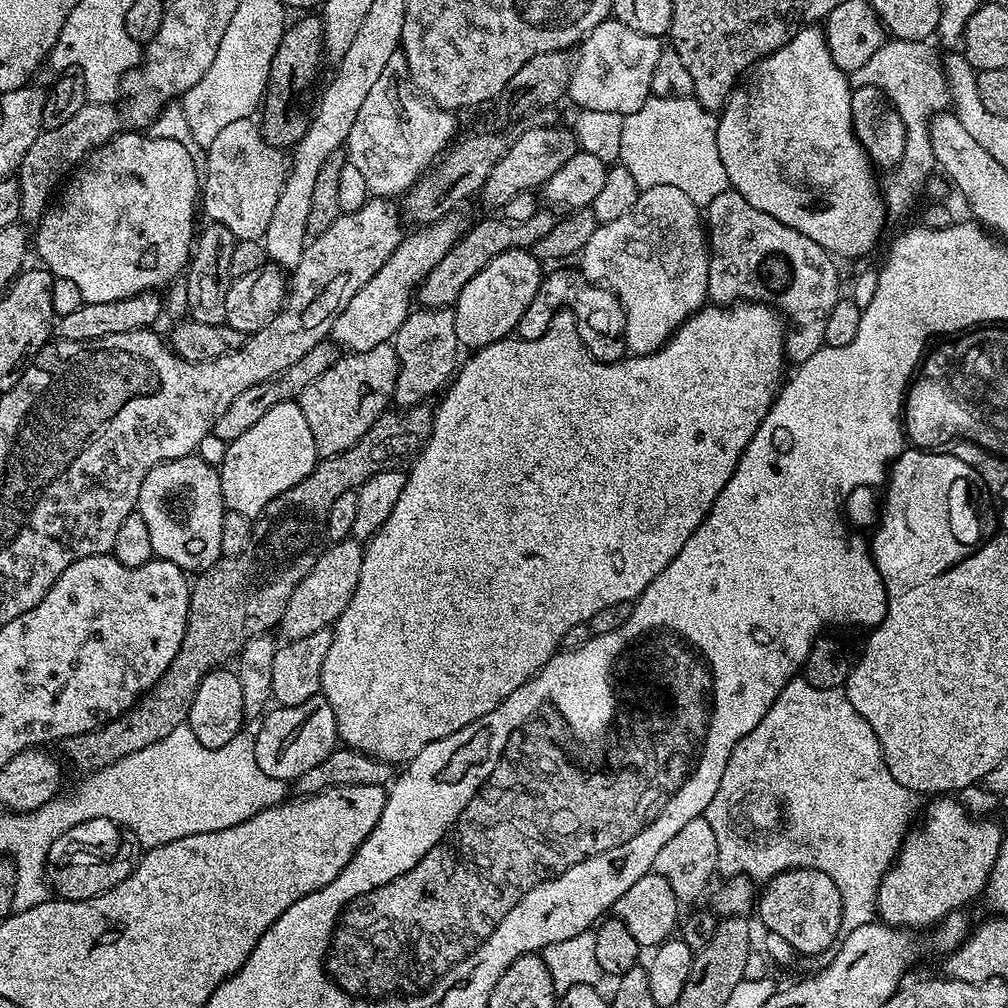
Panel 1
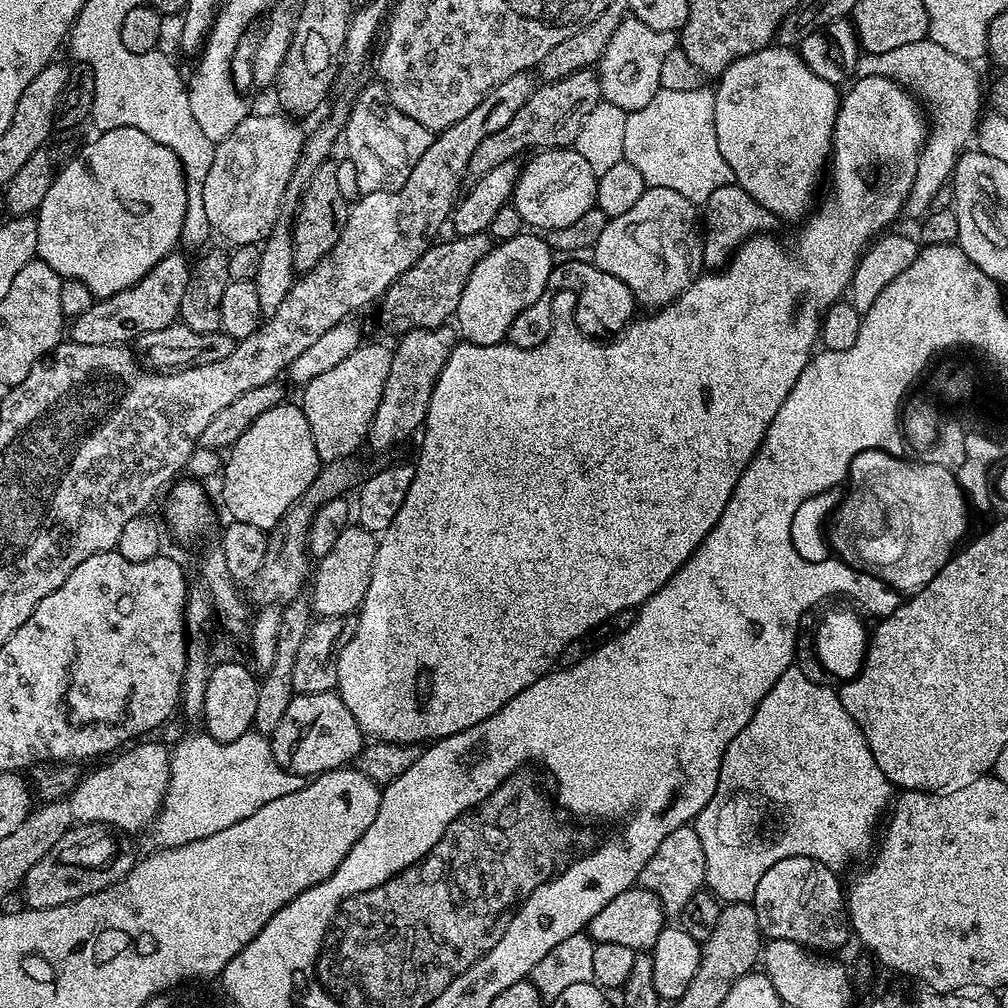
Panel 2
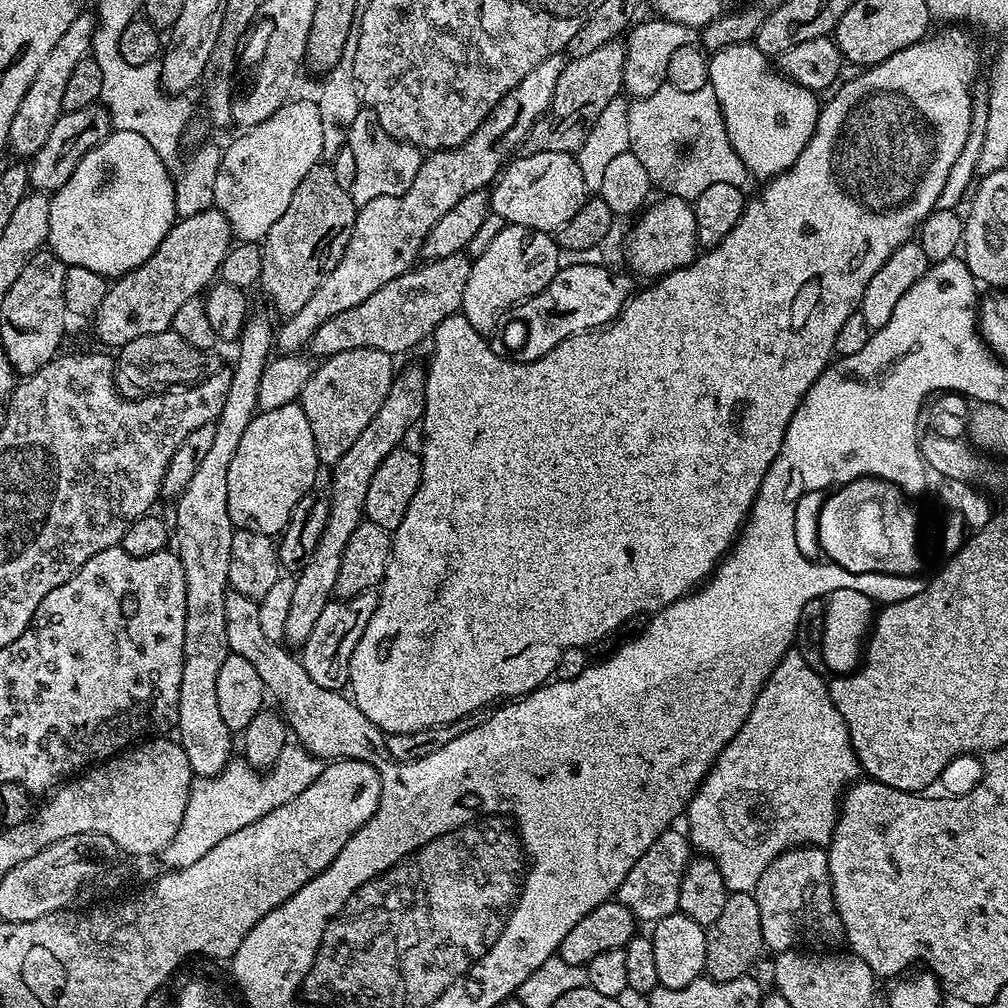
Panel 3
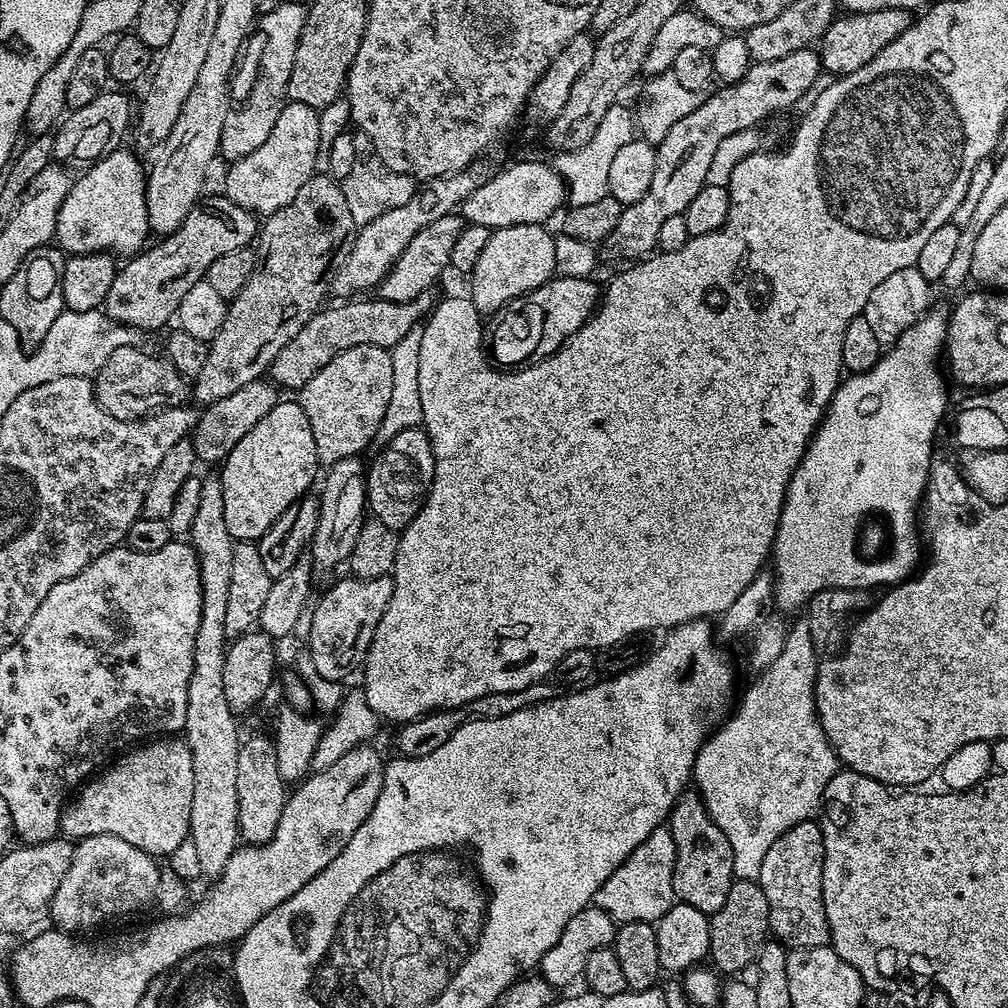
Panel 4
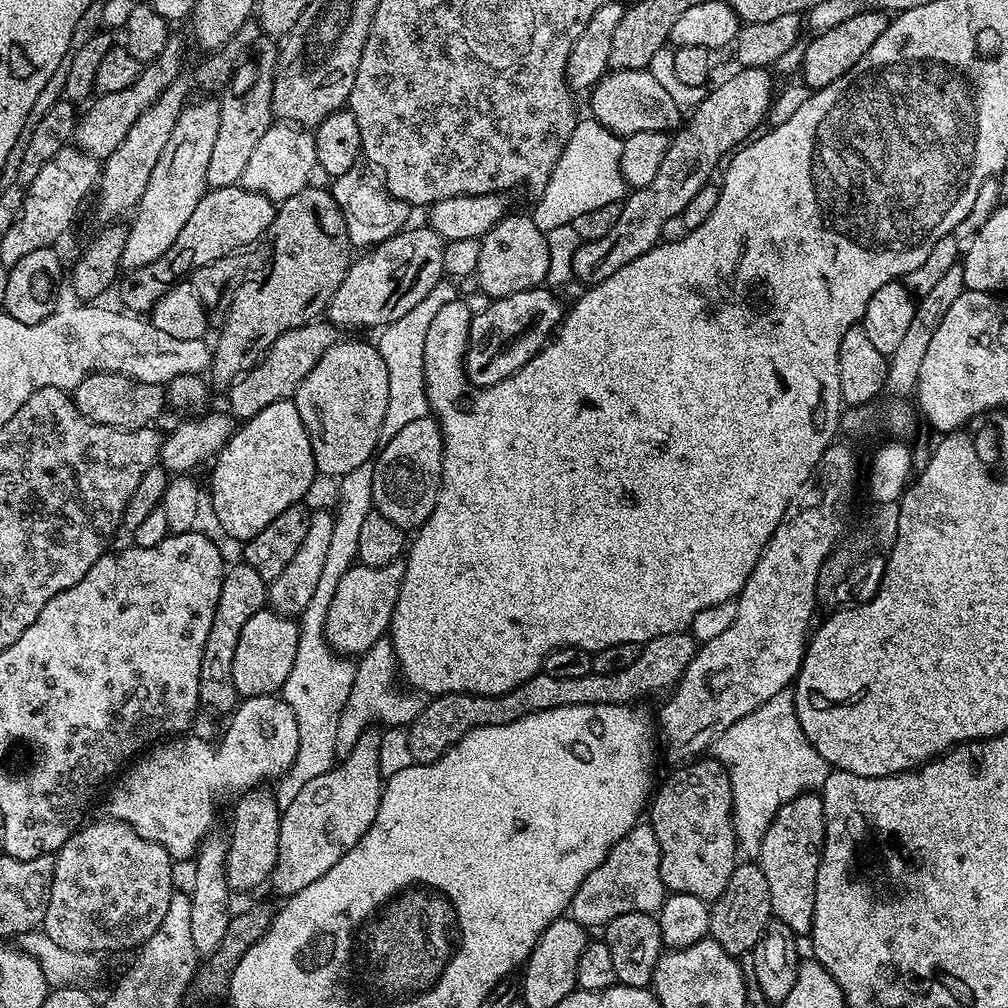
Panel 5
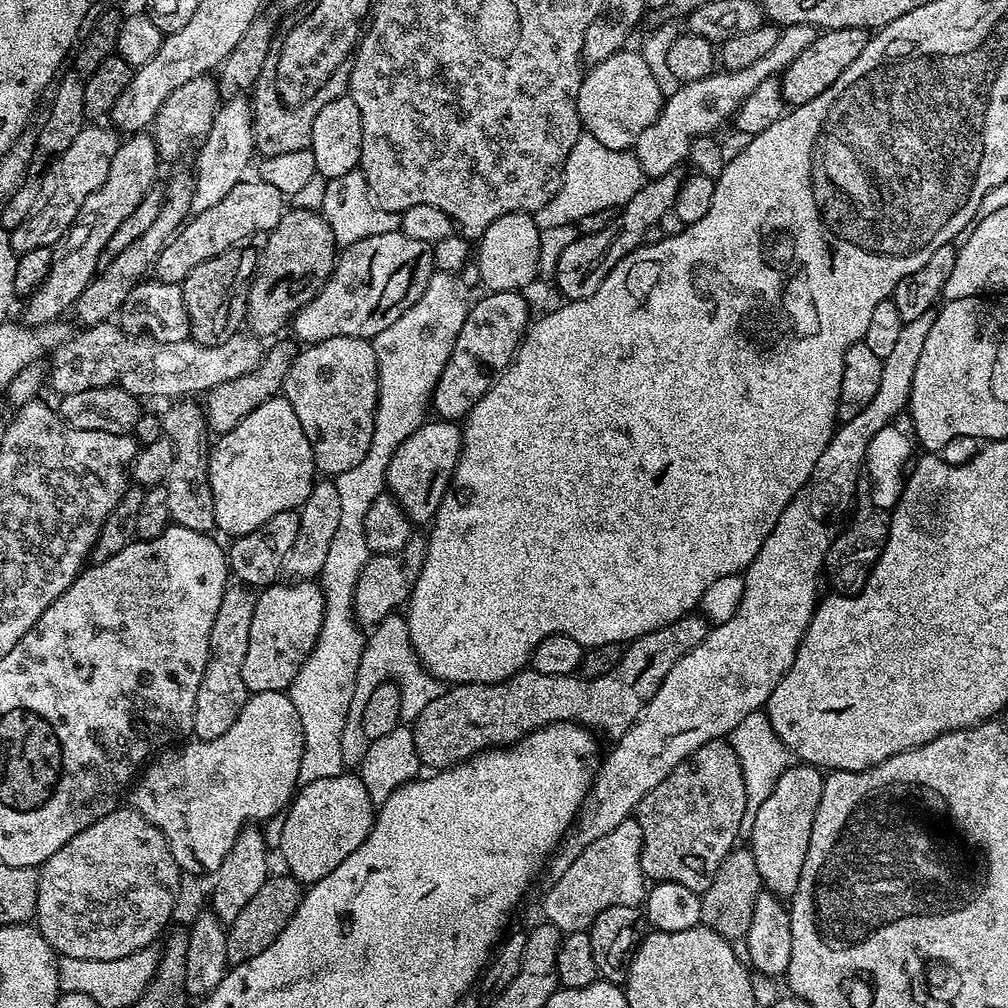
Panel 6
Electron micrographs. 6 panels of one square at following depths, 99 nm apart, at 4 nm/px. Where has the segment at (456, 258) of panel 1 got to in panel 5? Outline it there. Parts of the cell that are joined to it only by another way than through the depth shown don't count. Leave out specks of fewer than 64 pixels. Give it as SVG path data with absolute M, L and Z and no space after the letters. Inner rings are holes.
M331 322L320 323L303 324L294 330L286 330L286 334L282 334L278 342L270 346L270 350L249 372L245 372L227 385L226 408L237 421L250 419L254 414L266 410L266 406L274 406L274 402L295 397L298 386L304 381L306 374L310 374L310 370L318 366L318 358L322 358L322 354L326 354L326 350L330 350L330 346L337 343L337 325Z

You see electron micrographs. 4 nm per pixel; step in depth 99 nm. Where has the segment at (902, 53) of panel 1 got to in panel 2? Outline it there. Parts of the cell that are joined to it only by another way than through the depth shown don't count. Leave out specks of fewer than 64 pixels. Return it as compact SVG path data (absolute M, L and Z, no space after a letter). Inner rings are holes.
M930 39L908 42L879 54L861 53L853 77L856 80L886 77L898 81L927 102L938 112L938 128L929 131L921 149L914 186L904 204L905 217L921 219L935 203L934 198L942 186L951 179L960 153L969 145L979 125L982 111L982 88L977 68L971 61L958 58Z

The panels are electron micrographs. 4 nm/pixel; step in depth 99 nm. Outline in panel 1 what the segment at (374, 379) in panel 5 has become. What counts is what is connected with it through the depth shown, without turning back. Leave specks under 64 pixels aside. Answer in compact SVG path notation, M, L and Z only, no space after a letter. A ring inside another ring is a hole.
M391 343L374 346L374 350L341 355L326 374L314 378L314 382L302 390L298 403L302 414L306 414L310 434L314 434L317 457L337 456L358 443L389 407L397 378L398 358Z

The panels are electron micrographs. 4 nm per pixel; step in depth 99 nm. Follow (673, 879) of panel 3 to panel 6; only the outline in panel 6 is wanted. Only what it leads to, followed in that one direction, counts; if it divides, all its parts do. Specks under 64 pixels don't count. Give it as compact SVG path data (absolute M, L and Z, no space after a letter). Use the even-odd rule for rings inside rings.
M634 818L614 826L606 838L598 838L578 858L574 866L551 885L544 900L543 919L561 933L582 932L592 927L594 918L610 906L640 908L646 899L646 877L640 865L642 826Z

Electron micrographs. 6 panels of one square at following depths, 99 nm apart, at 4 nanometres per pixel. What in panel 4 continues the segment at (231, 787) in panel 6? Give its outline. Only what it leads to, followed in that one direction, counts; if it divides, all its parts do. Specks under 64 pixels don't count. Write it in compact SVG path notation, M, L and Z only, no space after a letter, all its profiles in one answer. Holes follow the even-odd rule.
M156 738L125 751L123 756L121 764L93 775L67 801L60 815L60 832L76 842L87 836L110 834L146 850L146 854L167 858L190 836L194 762L187 743L180 738Z

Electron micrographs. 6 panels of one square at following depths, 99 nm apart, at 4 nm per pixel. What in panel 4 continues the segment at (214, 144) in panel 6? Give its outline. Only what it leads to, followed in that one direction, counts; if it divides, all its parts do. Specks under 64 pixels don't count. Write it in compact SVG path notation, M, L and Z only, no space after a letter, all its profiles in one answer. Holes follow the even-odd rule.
M280 2L270 13L259 17L258 32L260 28L264 35L264 45L260 48L260 69L256 72L256 81L253 82L244 104L237 108L236 105L229 107L226 122L222 122L219 155L225 156L225 161L241 160L246 154L254 154L254 150L258 150L258 146L262 146L262 142L270 138L270 130L274 130L278 114L282 114L284 105L289 103L290 74L294 70L298 42L302 38L307 16L308 8L305 5Z

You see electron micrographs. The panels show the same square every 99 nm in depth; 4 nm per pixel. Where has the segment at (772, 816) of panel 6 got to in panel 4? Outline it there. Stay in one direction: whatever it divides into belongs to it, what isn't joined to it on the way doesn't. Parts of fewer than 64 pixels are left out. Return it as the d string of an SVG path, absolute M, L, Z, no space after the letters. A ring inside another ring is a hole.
M815 819L790 826L790 830L786 830L770 850L766 850L766 858L762 858L758 882L770 906L768 926L771 935L787 949L822 947L831 941L826 906L822 902L823 865L824 839Z

